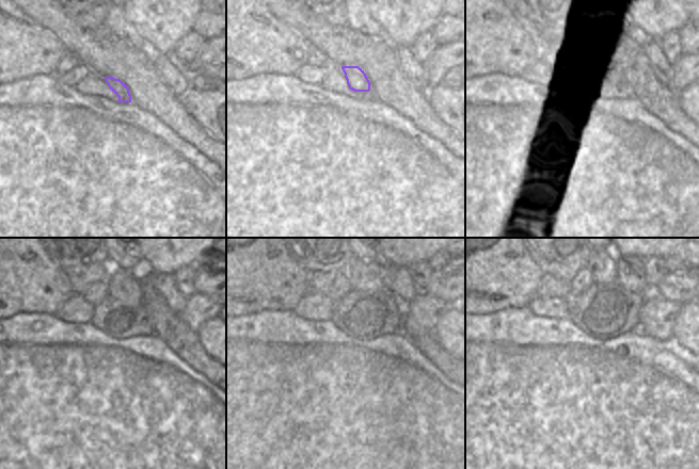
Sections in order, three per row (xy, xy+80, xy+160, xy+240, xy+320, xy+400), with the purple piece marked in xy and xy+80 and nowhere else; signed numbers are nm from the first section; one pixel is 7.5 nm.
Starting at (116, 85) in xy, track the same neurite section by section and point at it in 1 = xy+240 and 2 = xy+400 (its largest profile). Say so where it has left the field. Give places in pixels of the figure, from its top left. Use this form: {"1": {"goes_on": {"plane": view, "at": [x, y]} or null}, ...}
{"1": {"goes_on": {"plane": "xy+240", "at": [125, 286]}}, "2": {"goes_on": {"plane": "xy+400", "at": [602, 263]}}}

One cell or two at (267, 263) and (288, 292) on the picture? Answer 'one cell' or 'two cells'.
one cell

